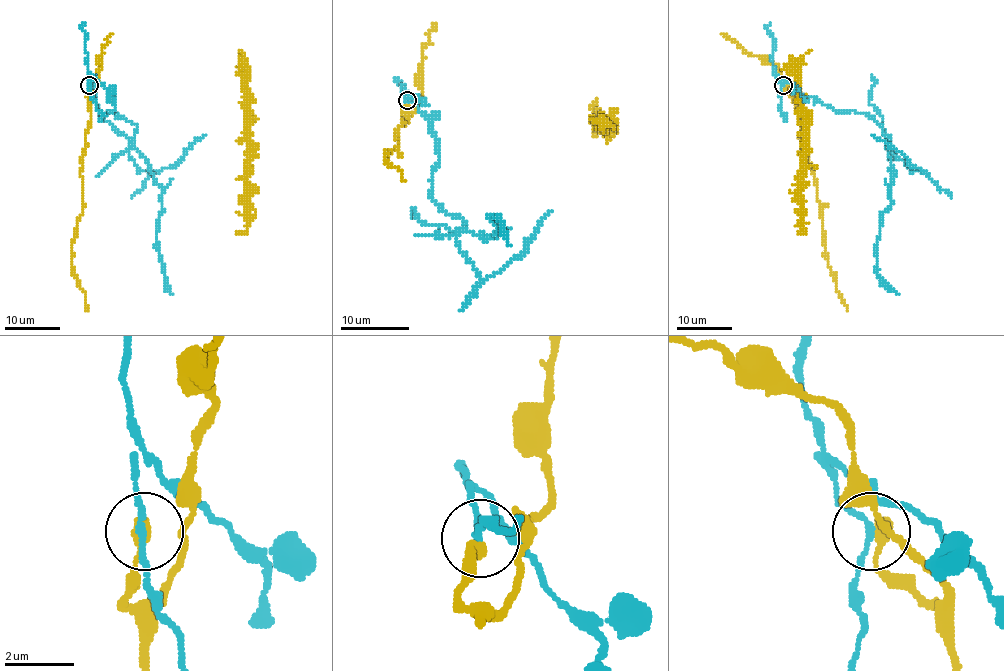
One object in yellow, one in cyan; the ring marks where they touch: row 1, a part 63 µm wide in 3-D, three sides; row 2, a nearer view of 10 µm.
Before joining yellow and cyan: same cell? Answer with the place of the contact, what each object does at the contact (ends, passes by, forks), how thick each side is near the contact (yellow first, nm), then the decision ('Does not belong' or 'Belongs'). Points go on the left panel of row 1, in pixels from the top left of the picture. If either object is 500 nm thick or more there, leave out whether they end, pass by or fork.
Place: (89, 85). At the ring yellow ends. At the ring cyan passes by. Thickness 380 nm (yellow) against 160 nm. Does not belong

